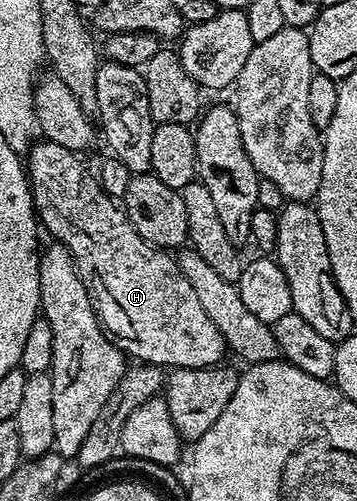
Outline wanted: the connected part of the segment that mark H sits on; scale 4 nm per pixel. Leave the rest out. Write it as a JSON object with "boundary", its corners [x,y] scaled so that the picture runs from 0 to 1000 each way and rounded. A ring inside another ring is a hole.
{"boundary":[[[106,277],[78,299],[67,335],[84,355],[84,387],[115,455],[126,463],[132,457],[160,487],[190,493],[289,657],[356,715],[412,729],[476,737],[585,737],[613,727],[622,711],[639,705],[633,679],[616,669],[605,645],[583,637],[583,621],[571,621],[527,557],[515,557],[496,519],[440,489],[417,489],[392,477],[353,435],[350,415],[286,379],[272,351],[241,339],[230,317],[221,307],[199,305],[190,293],[168,293],[168,285]]]}

